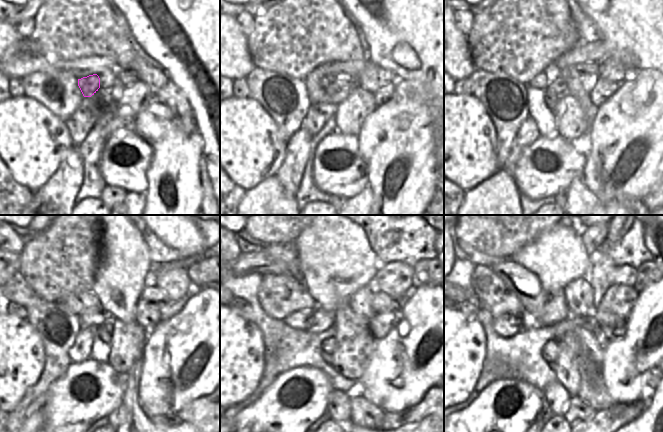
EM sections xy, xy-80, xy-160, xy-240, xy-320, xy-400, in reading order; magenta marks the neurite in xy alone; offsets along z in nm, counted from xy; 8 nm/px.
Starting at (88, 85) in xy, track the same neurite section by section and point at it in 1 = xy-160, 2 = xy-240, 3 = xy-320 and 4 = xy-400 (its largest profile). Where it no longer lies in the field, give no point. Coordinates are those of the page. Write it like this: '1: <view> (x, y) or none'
1: xy-160 (539, 82)
2: xy-240 (76, 303)
3: xy-320 (280, 296)
4: xy-400 (493, 295)

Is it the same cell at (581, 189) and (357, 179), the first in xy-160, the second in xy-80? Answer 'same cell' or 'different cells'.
different cells

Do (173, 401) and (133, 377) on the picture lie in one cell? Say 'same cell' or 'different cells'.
different cells

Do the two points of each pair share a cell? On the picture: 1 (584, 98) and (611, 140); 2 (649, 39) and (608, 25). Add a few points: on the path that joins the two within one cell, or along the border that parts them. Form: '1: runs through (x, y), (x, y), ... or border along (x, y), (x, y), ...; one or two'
1: border along (598, 107), (589, 139); two
2: runs through (639, 29), (635, 25), (618, 25); one

